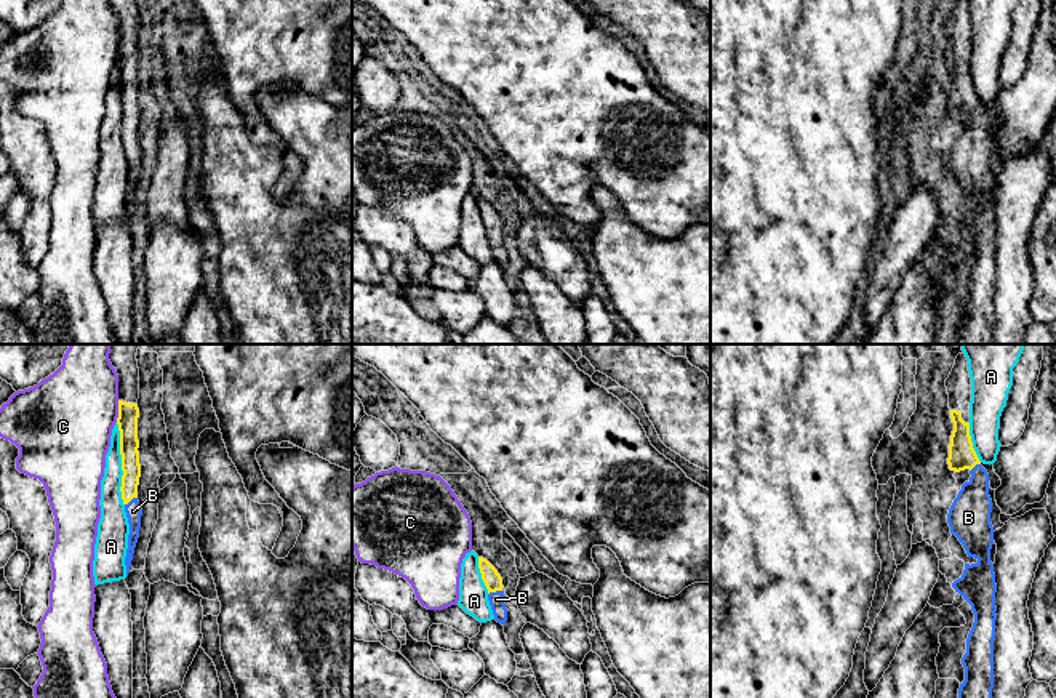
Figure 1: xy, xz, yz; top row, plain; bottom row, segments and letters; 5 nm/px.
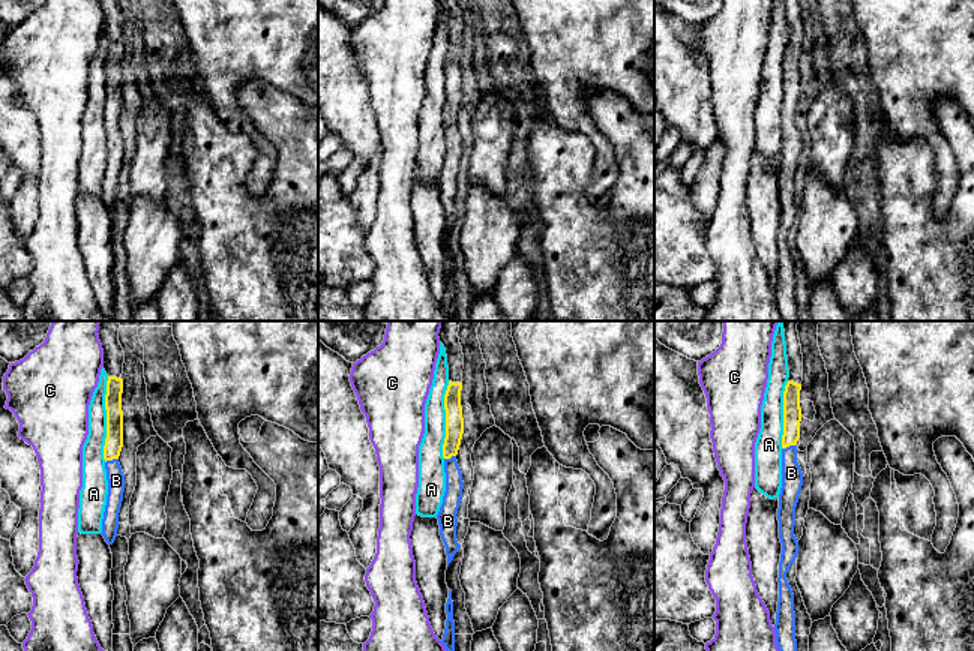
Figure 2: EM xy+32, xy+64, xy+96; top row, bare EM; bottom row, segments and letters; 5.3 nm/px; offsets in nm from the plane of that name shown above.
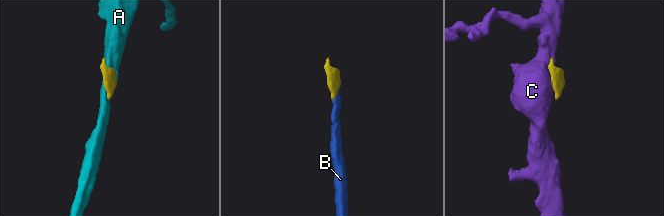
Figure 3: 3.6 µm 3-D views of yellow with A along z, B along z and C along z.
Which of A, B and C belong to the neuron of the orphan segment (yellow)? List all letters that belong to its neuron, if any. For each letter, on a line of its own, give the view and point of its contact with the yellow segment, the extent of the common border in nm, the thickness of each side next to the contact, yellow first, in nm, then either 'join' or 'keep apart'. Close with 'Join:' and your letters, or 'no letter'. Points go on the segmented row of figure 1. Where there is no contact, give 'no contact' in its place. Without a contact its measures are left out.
A: contact xy (122, 465); length 420 nm; calibres 100 and 130 nm; keep apart
B: contact xz (495, 591); length 80 nm; calibres 90 and 80 nm; join
C: contact xy (119, 412); length 110 nm; calibres 110 and 460 nm; keep apart
Join: B

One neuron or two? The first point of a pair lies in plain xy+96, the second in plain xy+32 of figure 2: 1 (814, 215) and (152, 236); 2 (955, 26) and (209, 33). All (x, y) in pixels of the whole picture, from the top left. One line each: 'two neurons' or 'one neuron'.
1: one neuron
2: one neuron

